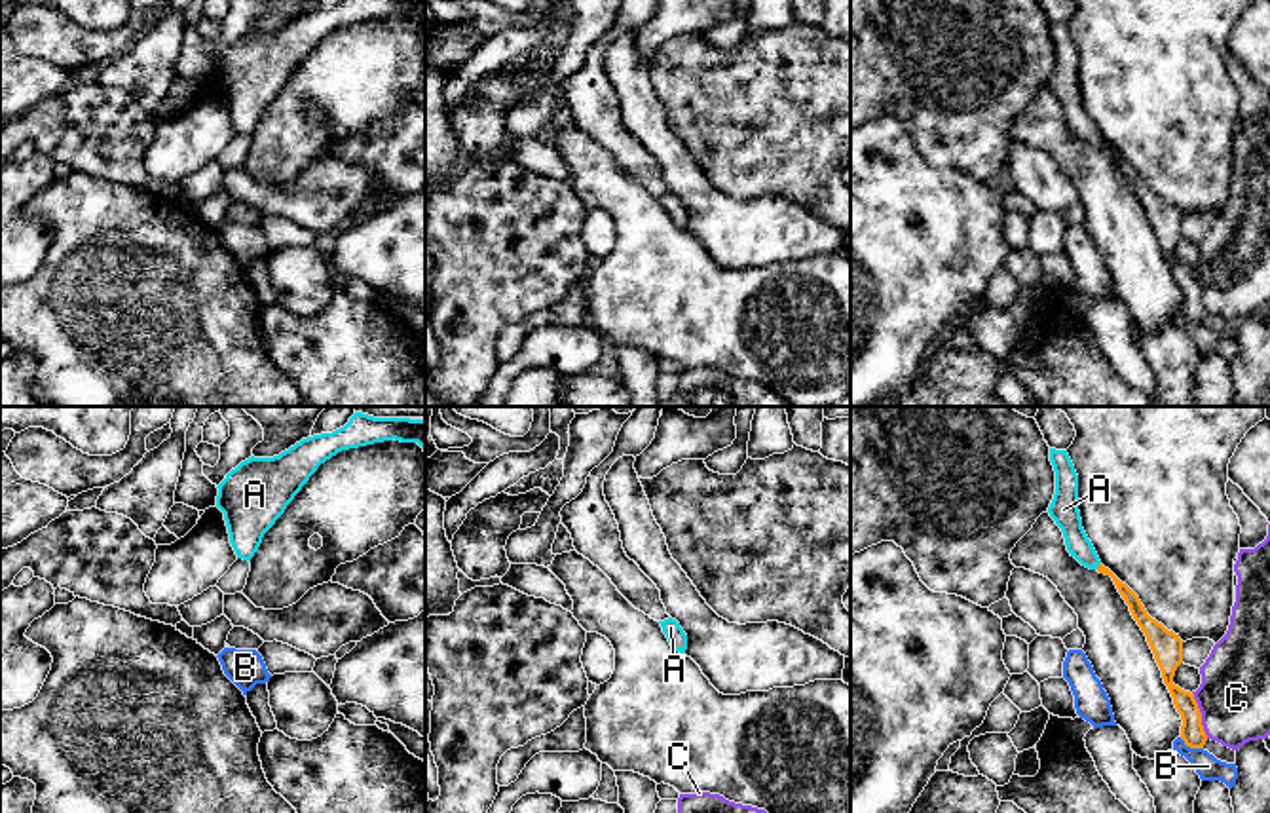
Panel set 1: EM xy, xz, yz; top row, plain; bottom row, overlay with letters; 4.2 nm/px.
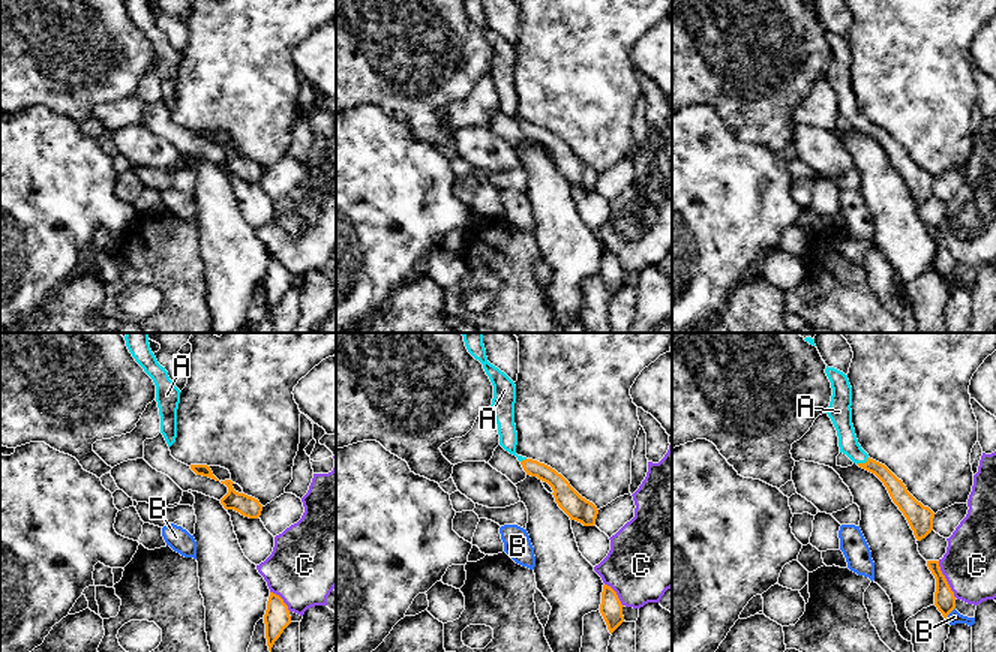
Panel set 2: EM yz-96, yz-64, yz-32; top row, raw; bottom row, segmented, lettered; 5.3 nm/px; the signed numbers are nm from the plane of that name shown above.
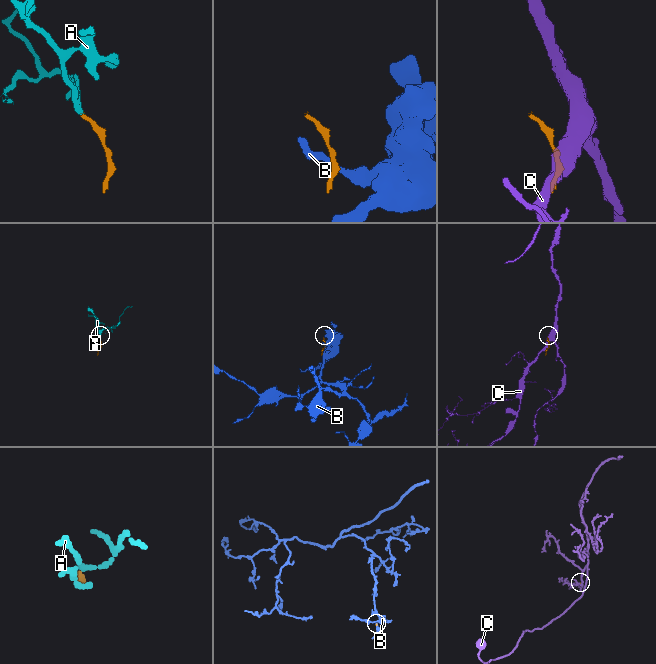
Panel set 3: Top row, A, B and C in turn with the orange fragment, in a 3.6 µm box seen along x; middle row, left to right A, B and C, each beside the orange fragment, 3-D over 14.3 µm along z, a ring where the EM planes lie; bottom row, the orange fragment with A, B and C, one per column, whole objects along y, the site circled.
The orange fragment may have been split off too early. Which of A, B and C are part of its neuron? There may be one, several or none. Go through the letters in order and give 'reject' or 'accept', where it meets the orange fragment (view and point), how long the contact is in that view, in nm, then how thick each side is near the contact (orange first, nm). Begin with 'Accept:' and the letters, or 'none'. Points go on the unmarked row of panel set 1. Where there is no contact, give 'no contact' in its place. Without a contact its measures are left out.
Accept: A
A: accept; contact yz (1098, 141); length 40 nm; calibres 70 and 110 nm
B: reject; contact yz (1191, 321); length 120 nm; calibres 100 and 100 nm
C: reject; contact yz (1200, 289); length 220 nm; calibres 100 and 300 nm

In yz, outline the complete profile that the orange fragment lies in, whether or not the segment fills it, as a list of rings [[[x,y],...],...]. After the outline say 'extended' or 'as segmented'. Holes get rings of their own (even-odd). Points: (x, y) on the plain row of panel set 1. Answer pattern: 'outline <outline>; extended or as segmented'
outline [[[1050,23],[1050,36],[1055,46],[1055,68],[1048,82],[1048,87],[1061,103],[1067,125],[1082,141],[1112,152],[1118,167],[1130,180],[1133,194],[1145,207],[1154,234],[1162,245],[1164,258],[1173,272],[1177,287],[1181,289],[1181,313],[1190,323],[1204,323],[1207,310],[1202,300],[1202,287],[1198,283],[1194,268],[1185,266],[1173,258],[1175,245],[1183,237],[1183,215],[1179,213],[1179,209],[1167,205],[1162,198],[1152,194],[1141,179],[1139,171],[1101,139],[1092,116],[1082,103],[1078,85],[1078,49],[1067,25]]]; extended

